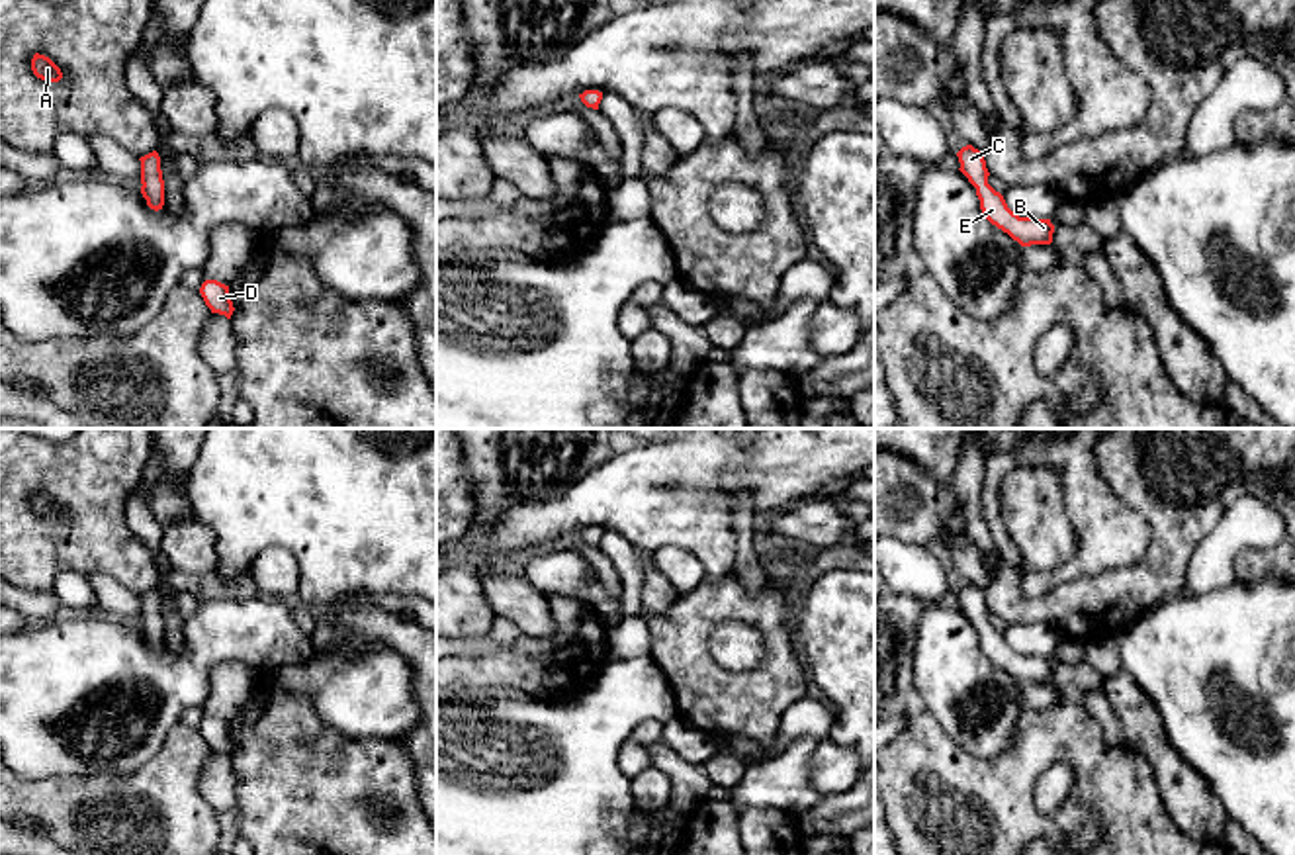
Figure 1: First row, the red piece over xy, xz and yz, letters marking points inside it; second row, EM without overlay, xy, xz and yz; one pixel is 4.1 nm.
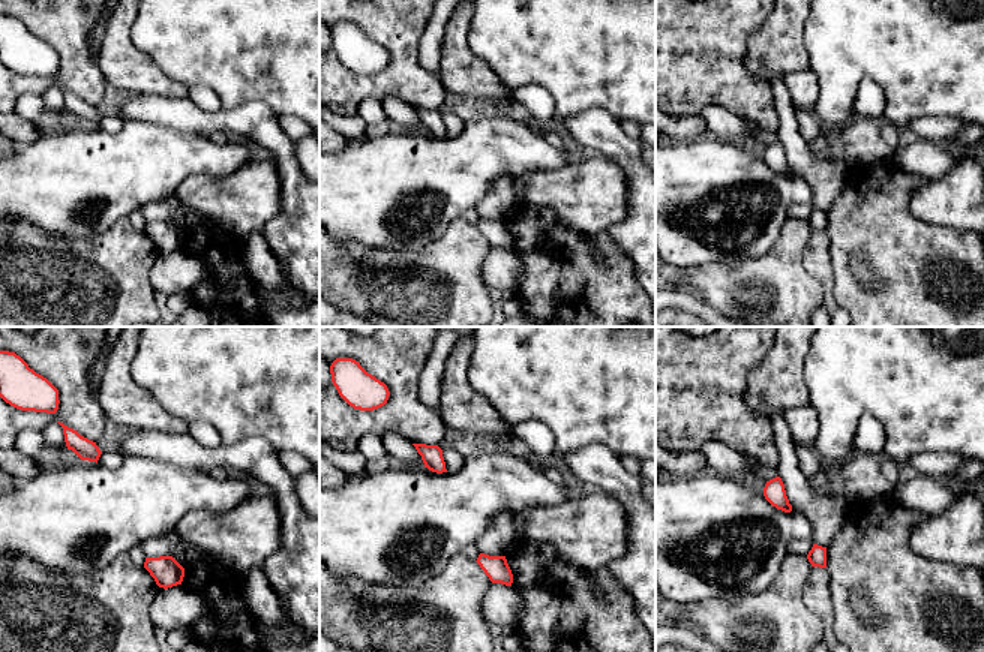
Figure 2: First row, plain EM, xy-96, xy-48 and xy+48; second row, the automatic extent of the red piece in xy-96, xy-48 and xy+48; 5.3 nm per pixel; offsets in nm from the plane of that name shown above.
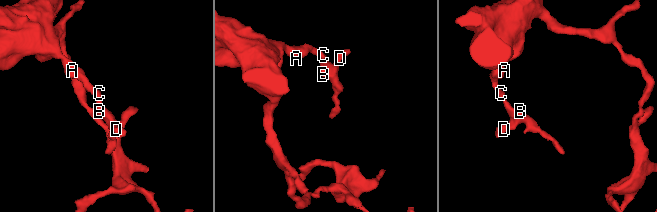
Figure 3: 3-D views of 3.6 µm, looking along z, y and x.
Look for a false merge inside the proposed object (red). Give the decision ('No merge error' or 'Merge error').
No merge error

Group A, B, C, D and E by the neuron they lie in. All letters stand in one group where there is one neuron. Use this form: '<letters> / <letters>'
A B C D E

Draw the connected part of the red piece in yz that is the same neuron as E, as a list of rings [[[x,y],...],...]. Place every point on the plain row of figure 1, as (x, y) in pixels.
[[[966,583],[957,595],[960,601],[959,608],[976,626],[980,648],[992,663],[1007,671],[1021,685],[1052,681],[1054,663],[1050,657],[1019,655],[1007,646],[1004,634],[988,622],[990,610],[978,587]]]

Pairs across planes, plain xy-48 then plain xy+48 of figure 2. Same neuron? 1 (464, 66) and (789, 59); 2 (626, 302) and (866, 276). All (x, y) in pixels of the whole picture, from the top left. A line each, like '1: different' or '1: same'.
1: different
2: different

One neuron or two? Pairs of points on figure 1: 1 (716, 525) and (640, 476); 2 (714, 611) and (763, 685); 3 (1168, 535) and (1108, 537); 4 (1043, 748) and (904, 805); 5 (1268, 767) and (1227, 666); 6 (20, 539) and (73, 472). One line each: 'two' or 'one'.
1: one
2: one
3: two
4: one
5: one
6: one

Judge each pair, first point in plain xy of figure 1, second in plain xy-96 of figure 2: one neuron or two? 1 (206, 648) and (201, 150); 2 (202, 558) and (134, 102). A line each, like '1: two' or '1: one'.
1: one
2: two

